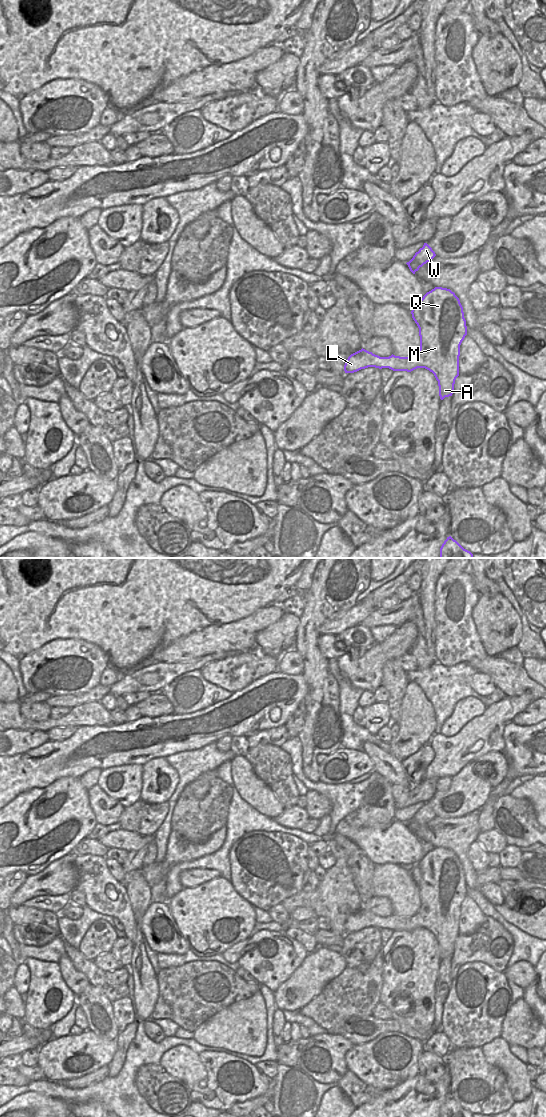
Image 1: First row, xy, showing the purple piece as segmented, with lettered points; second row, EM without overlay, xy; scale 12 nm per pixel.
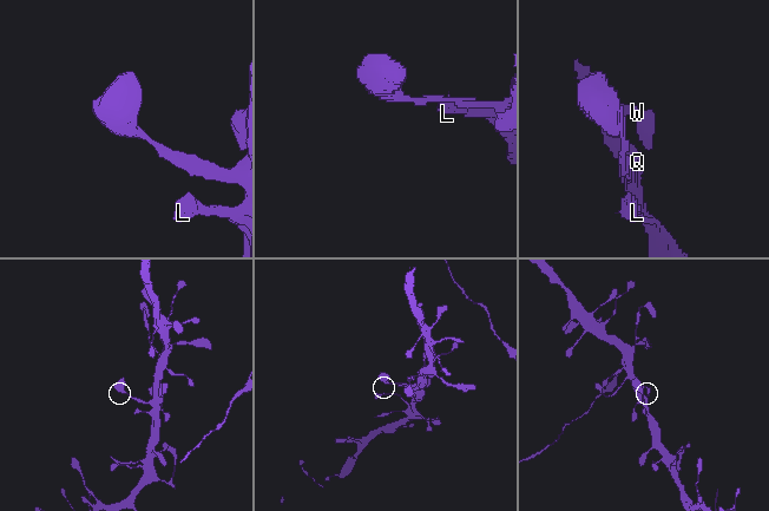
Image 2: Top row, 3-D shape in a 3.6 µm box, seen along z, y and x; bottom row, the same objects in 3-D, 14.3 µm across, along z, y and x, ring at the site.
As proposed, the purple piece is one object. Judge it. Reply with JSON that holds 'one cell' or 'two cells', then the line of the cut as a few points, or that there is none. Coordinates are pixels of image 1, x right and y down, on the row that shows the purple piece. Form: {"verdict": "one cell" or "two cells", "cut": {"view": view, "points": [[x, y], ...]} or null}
{"verdict": "one cell", "cut": null}

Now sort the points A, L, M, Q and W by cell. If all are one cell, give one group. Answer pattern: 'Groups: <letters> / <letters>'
Groups: A L M Q W

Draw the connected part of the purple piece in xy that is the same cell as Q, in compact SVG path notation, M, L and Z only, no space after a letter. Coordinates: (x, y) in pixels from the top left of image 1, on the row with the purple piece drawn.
M435 287L415 304L411 314L419 328L420 336L420 349L415 355L400 357L392 354L389 357L380 357L362 348L348 357L344 371L354 373L361 369L375 367L411 372L417 368L425 368L432 372L438 381L439 396L443 400L445 397L452 396L455 380L459 376L460 345L467 335L463 307L459 298L450 289Z

